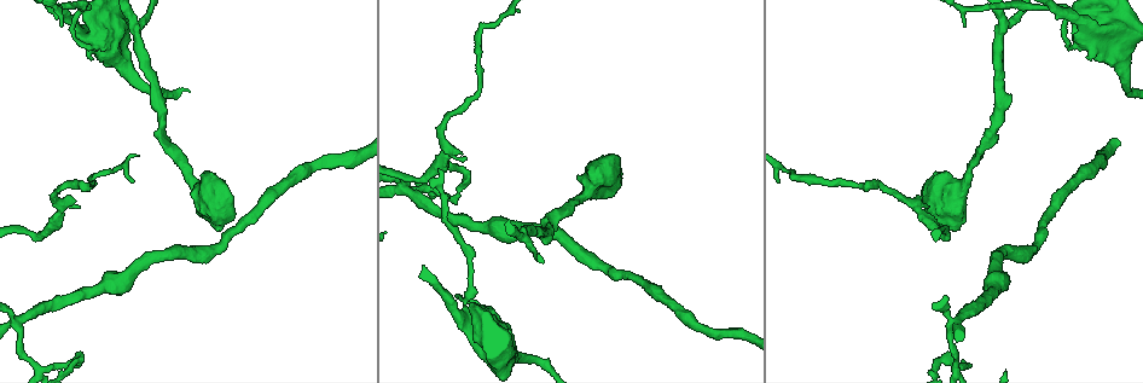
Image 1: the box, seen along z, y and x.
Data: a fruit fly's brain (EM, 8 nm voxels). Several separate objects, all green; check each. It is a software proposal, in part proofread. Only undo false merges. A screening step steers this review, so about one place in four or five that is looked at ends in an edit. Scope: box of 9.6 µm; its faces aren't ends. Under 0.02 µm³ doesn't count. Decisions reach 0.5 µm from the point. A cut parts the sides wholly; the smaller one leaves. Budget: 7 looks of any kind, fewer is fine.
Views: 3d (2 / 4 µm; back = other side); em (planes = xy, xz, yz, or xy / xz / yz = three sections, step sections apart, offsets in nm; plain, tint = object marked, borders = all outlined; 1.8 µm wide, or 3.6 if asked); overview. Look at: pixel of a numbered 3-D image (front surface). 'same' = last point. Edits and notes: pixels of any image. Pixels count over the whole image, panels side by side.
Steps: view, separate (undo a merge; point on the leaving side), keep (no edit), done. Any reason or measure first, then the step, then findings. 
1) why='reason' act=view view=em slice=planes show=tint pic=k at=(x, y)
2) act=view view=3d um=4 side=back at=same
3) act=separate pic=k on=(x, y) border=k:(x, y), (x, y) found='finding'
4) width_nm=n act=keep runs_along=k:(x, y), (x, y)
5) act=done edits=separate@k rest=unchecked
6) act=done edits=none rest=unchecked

why='a narrow waist' act=view view=3d um=2 pic=1 at=(501, 19)

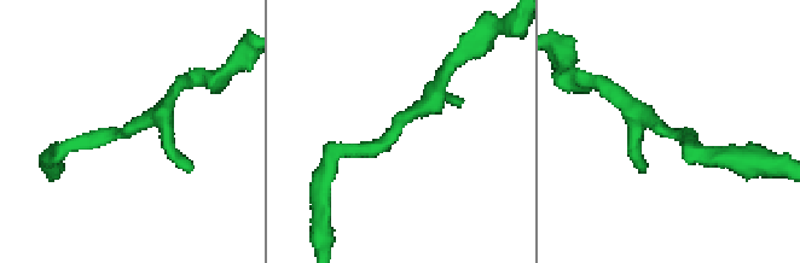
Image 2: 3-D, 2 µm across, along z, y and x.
why='shape alone is not enough' act=view view=em slice=planes show=tint pic=2 at=(119, 137)

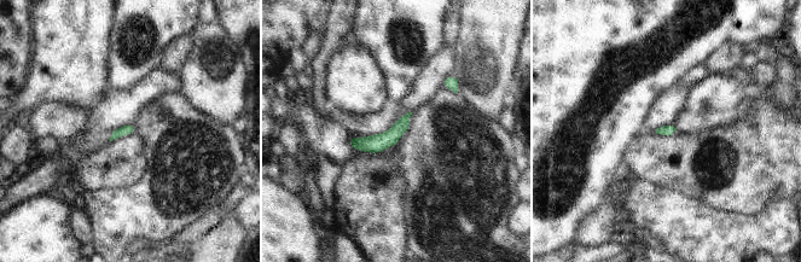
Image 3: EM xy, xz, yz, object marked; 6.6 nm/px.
act=keep runs_along=3:(406, 117), (379, 143), (352, 143) found='continuous, no second neuron'

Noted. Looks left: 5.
why='calibre changes' act=view view=em slice=xz step=8 show=tint pic=1 at=(955, 320)

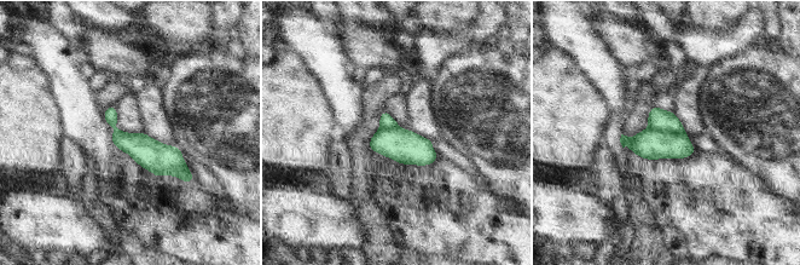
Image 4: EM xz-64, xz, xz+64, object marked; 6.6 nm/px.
act=view view=em slice=planes show=tint at=same

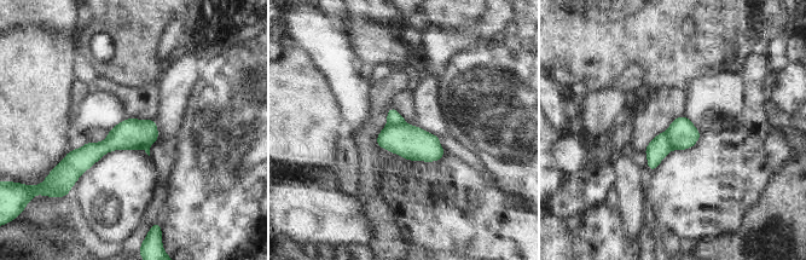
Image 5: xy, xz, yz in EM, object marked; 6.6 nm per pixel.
act=separate pic=5 on=(393, 116) border=5:(405, 122), (387, 125) found='two neurons meet here'

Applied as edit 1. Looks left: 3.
why='redraw' act=view view=overview

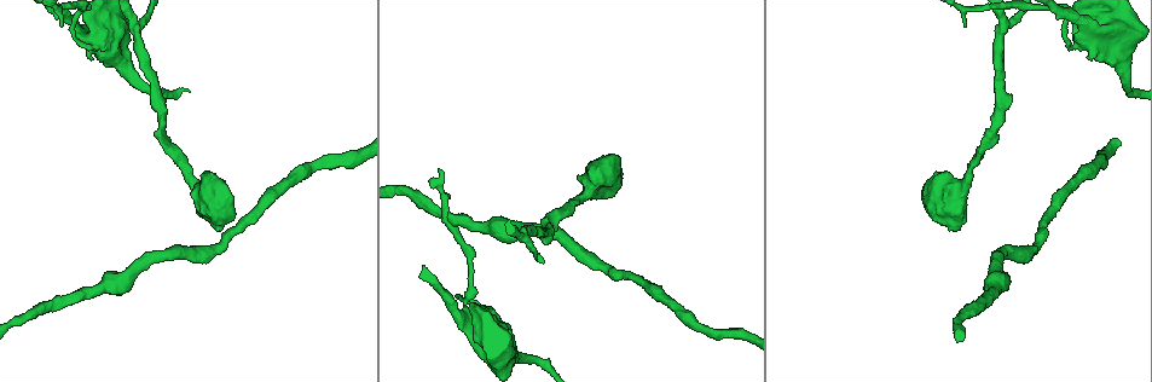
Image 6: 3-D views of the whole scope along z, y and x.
why='arms part here' act=view view=em slice=planes show=tint pic=6 at=(137, 26)

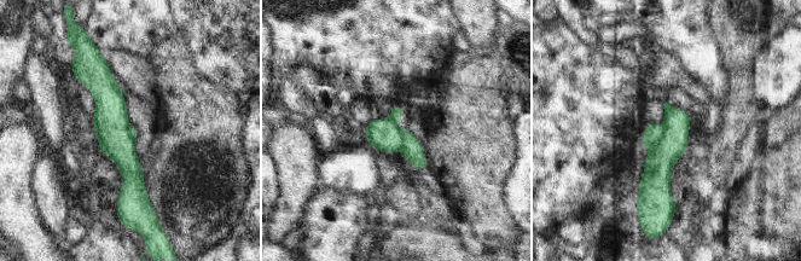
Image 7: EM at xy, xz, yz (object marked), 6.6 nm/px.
act=separate pic=7 on=(412, 150) border=7:(400, 129), (401, 149) found='two neurons meet here'

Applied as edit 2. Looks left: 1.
act=done edits=separate@5,separate@7 rest=unchecked

